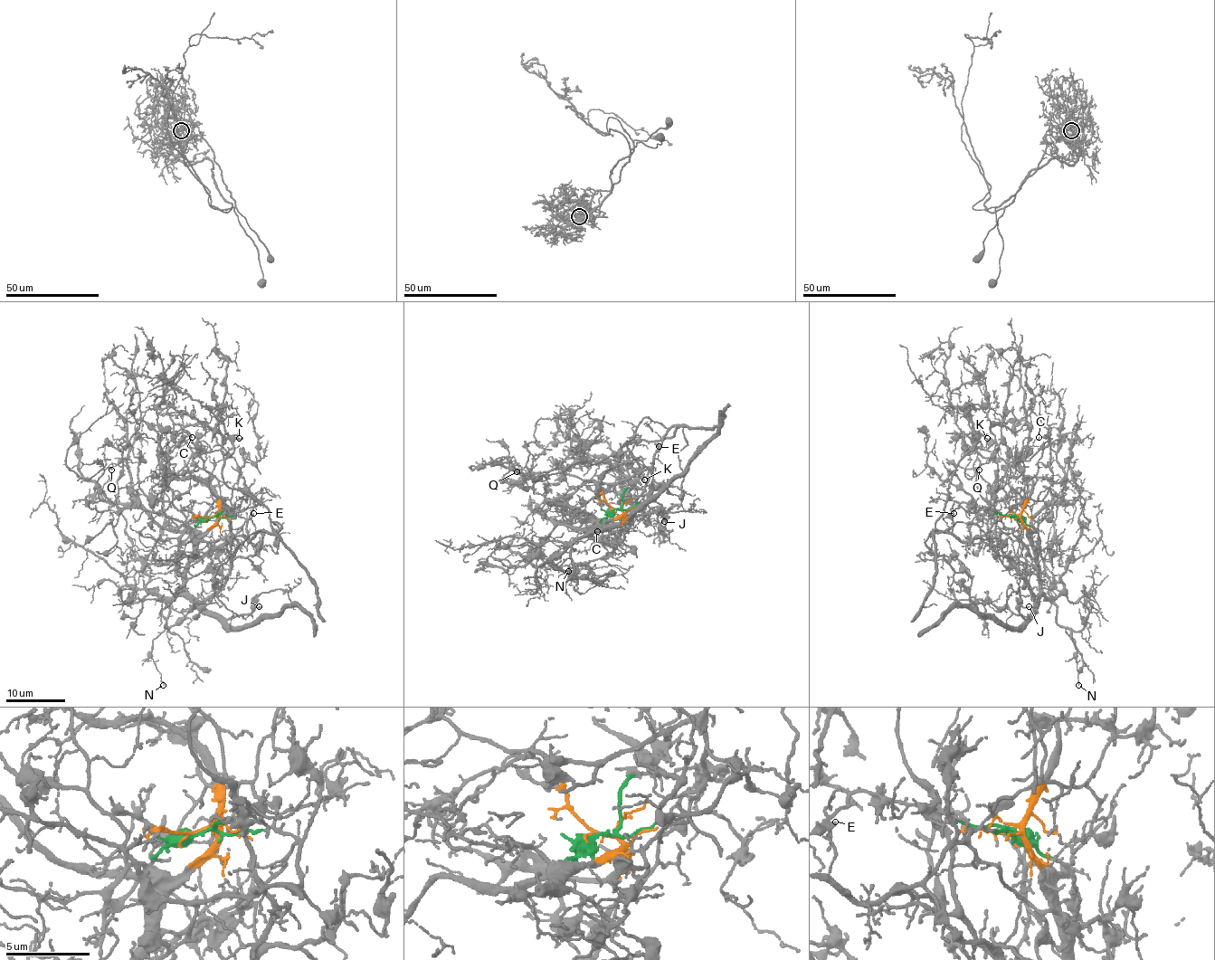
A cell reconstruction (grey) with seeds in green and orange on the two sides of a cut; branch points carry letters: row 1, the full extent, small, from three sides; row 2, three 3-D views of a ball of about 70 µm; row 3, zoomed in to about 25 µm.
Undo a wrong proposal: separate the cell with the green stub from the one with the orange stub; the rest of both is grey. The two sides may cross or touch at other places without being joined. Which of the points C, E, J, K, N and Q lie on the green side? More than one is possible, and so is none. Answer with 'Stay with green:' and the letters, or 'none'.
Stay with green: E, K, Q

